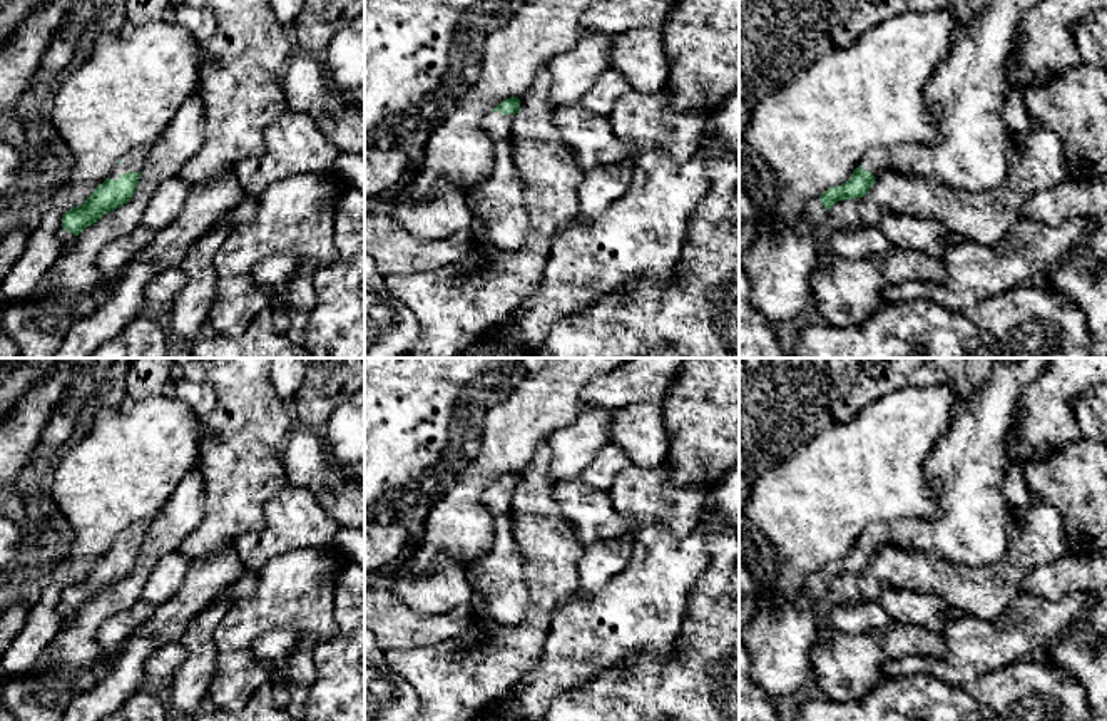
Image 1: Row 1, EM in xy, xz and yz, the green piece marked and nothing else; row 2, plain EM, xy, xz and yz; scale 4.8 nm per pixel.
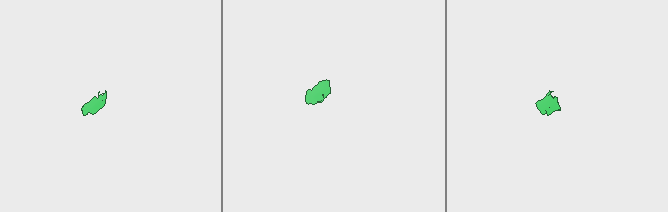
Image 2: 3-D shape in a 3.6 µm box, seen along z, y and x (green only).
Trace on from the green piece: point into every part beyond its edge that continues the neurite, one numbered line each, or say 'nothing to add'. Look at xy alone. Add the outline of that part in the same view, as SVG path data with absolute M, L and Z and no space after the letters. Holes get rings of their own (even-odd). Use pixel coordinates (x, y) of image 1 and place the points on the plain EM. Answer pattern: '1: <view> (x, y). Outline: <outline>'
1: xy (132, 536). Outline: M137 522L130 527L127 527L122 532L122 537L112 544L110 554L115 555L115 554L119 554L120 549L125 549L129 545L139 547L145 537L147 527L149 527L149 524L145 524L145 522Z

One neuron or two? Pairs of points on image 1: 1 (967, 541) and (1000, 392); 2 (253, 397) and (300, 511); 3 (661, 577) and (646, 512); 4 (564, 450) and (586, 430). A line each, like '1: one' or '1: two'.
1: one
2: two
3: two
4: one

